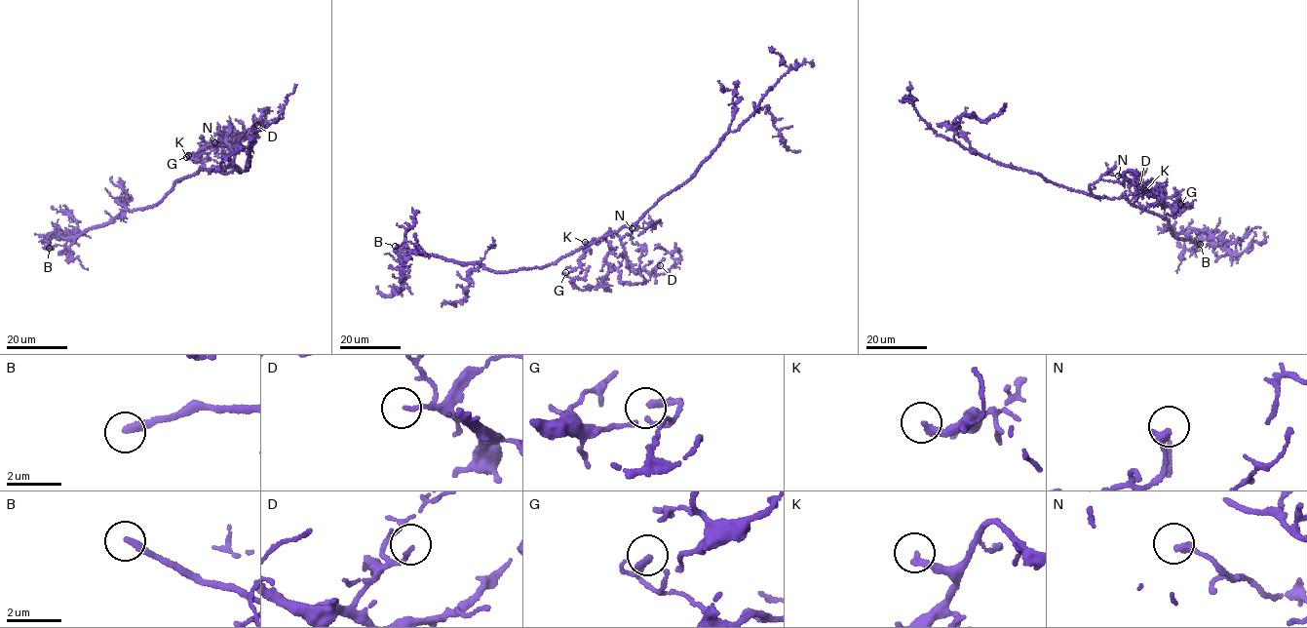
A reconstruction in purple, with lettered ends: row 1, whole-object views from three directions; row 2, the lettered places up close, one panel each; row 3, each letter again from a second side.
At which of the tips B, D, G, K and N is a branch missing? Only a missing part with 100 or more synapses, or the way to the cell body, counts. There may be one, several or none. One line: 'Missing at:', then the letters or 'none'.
Missing at: B

